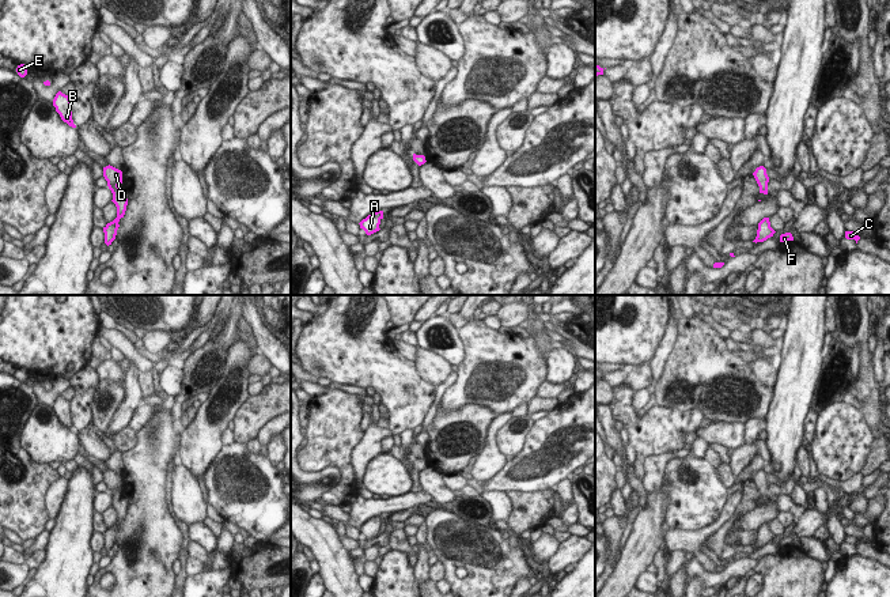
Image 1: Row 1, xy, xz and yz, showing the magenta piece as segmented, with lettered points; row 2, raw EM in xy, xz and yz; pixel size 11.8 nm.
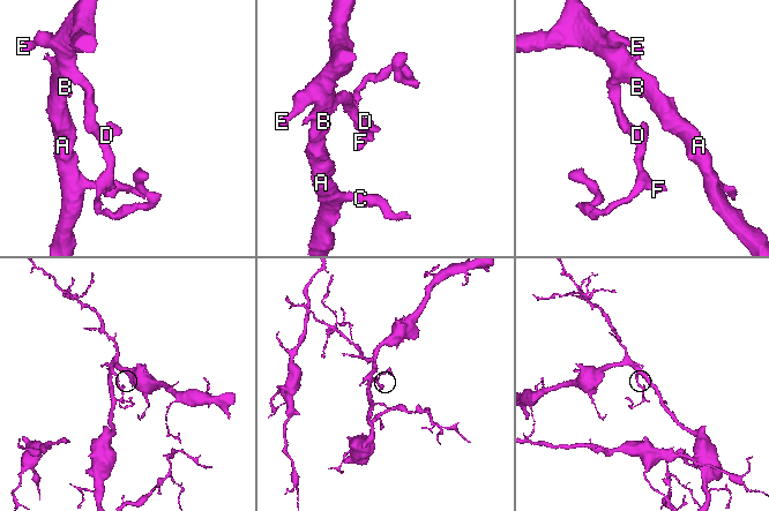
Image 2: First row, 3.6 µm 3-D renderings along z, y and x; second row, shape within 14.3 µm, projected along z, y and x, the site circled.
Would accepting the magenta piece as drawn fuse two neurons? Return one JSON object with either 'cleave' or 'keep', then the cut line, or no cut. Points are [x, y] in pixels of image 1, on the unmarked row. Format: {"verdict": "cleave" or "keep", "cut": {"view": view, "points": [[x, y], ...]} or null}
{"verdict": "keep", "cut": null}

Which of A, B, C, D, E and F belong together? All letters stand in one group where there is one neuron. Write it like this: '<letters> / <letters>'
A B C D E F

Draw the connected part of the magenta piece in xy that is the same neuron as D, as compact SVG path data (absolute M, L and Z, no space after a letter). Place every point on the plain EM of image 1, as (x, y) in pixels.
M109 469L109 471L103 472L103 481L107 485L107 491L113 498L111 506L117 511L117 522L103 532L105 548L109 551L115 544L117 534L120 532L118 526L125 519L128 503L124 499L124 495L120 492L120 490L122 488L122 476L121 475Z

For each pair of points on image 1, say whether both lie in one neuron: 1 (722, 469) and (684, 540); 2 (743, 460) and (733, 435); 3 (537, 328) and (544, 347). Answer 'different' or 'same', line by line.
1: different
2: different
3: same

